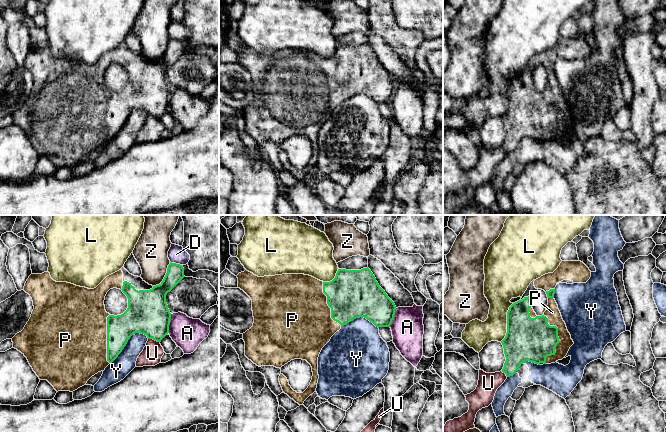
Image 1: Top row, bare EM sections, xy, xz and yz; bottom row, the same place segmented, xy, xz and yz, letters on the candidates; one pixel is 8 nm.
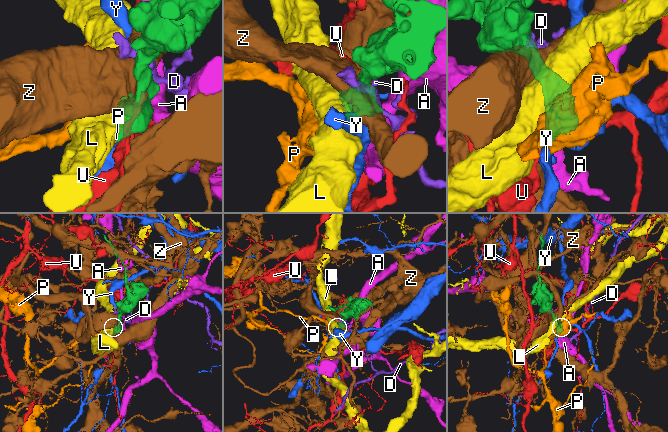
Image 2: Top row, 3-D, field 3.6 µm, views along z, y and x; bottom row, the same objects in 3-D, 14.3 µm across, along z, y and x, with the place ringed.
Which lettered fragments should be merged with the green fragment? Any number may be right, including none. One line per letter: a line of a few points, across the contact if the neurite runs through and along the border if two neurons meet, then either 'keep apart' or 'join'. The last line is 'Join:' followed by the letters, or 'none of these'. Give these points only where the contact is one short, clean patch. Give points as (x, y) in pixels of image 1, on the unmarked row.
A: xy (171, 90), (168, 108) | keep apart
D: keep apart
L: yz (513, 79), (507, 88), (506, 111), (500, 117) | keep apart
P: join
U: keep apart
Y: keep apart
Z: keep apart
Join: P

